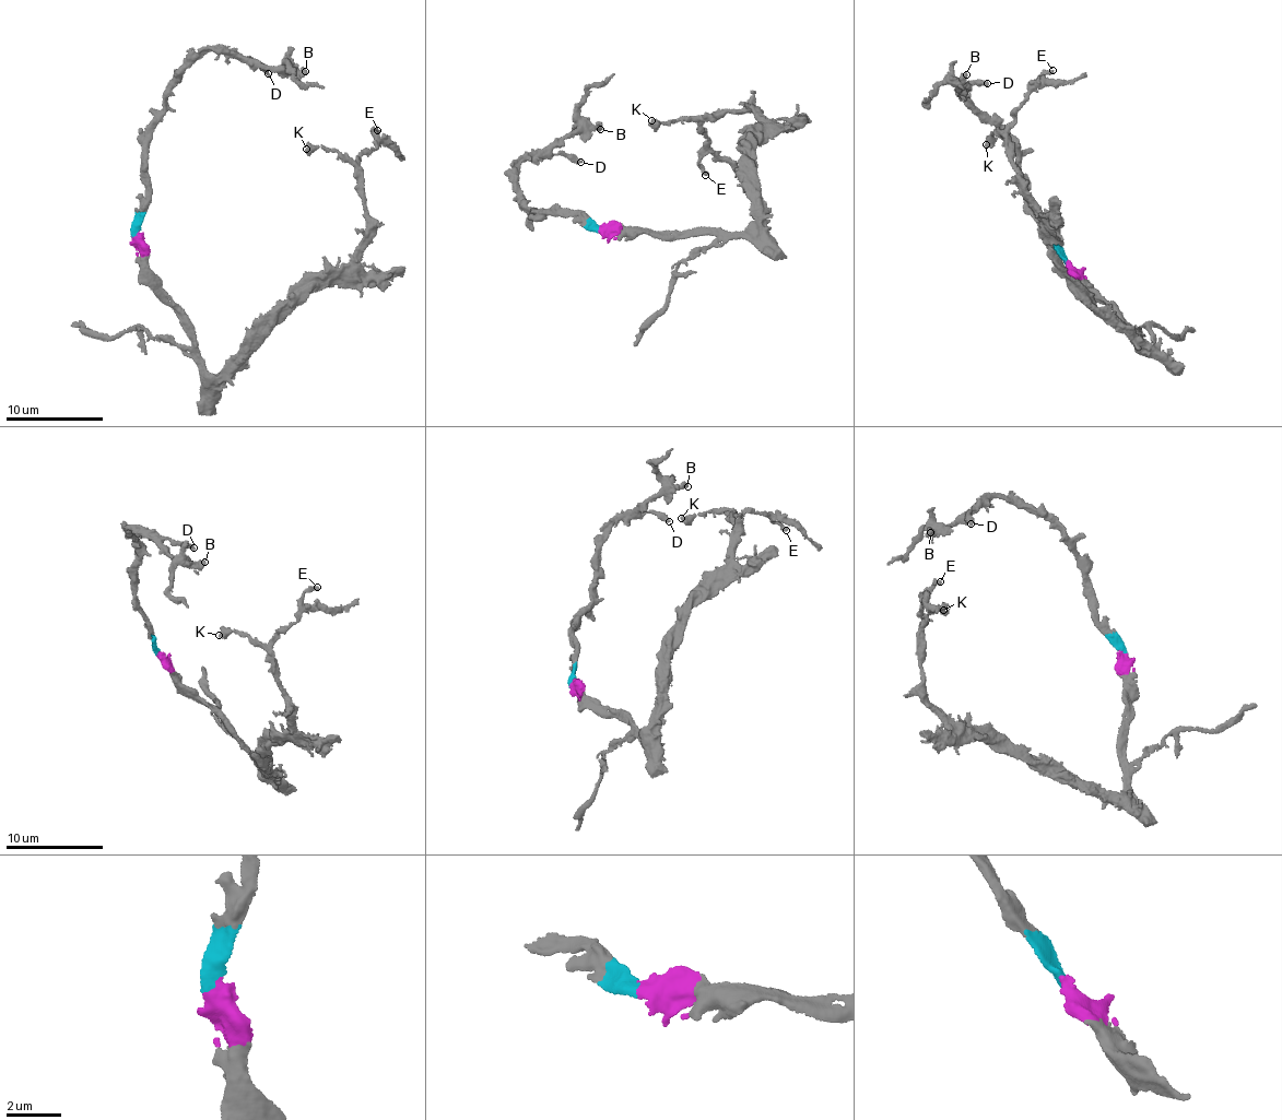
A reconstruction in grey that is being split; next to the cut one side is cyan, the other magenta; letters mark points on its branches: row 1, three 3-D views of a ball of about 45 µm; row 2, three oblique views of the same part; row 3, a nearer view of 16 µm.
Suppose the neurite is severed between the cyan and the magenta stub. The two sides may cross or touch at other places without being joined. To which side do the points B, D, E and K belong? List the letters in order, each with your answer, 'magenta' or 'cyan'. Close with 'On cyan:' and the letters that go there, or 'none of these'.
B: cyan
D: cyan
E: magenta
K: magenta
On cyan: B, D

